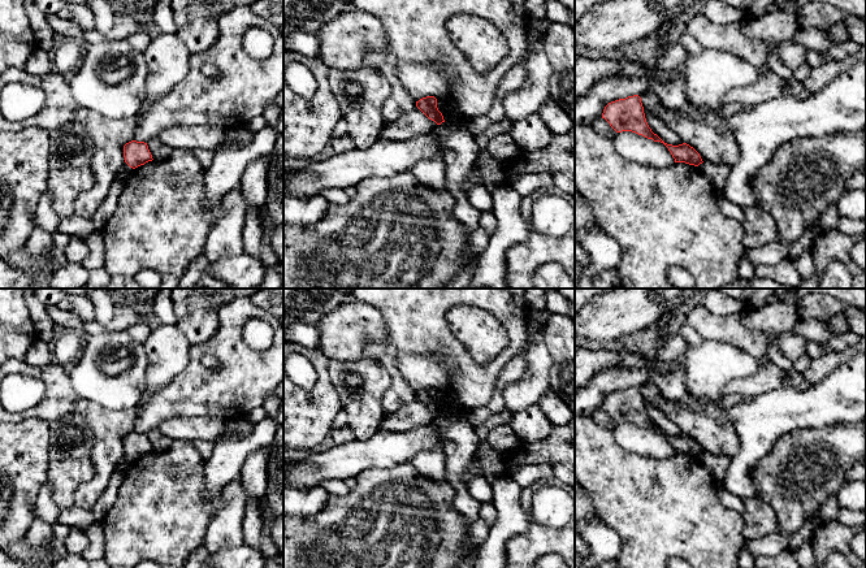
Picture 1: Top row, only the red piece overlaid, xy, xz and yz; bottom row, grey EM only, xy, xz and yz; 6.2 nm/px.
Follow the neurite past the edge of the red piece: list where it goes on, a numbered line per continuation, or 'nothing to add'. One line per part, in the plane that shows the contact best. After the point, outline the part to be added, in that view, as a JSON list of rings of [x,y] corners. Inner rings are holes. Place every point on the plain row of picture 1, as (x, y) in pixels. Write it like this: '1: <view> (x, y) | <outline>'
nothing to add

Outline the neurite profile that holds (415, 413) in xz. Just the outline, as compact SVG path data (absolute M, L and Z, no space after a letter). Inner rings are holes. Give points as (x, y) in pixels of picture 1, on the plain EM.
M417 398L403 406L397 412L382 417L380 430L387 433L403 433L413 430L438 417L429 411Z

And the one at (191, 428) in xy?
M207 416L174 417L161 422L159 430L172 439L216 442L222 434L224 421Z

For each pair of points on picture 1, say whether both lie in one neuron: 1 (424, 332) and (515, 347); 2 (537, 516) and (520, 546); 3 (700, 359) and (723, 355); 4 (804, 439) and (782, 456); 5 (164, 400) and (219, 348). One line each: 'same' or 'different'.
1: same
2: different
3: same
4: same
5: same

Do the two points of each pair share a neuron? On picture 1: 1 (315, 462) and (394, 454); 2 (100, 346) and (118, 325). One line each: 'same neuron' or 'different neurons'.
1: same neuron
2: different neurons

